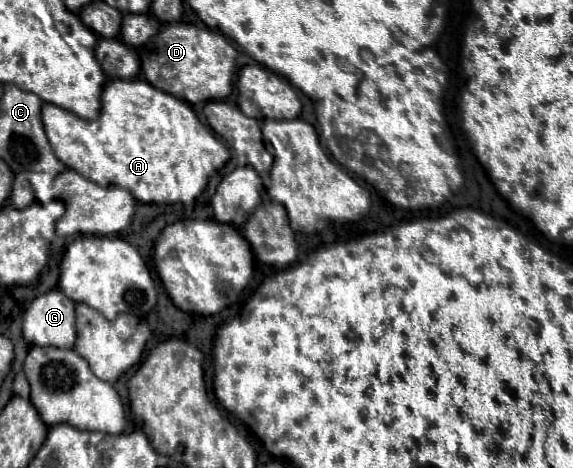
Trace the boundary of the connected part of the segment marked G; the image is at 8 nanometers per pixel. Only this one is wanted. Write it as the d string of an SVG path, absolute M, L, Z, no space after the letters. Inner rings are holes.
M57 288L35 298L25 310L23 336L33 346L73 348L77 340L75 302Z

